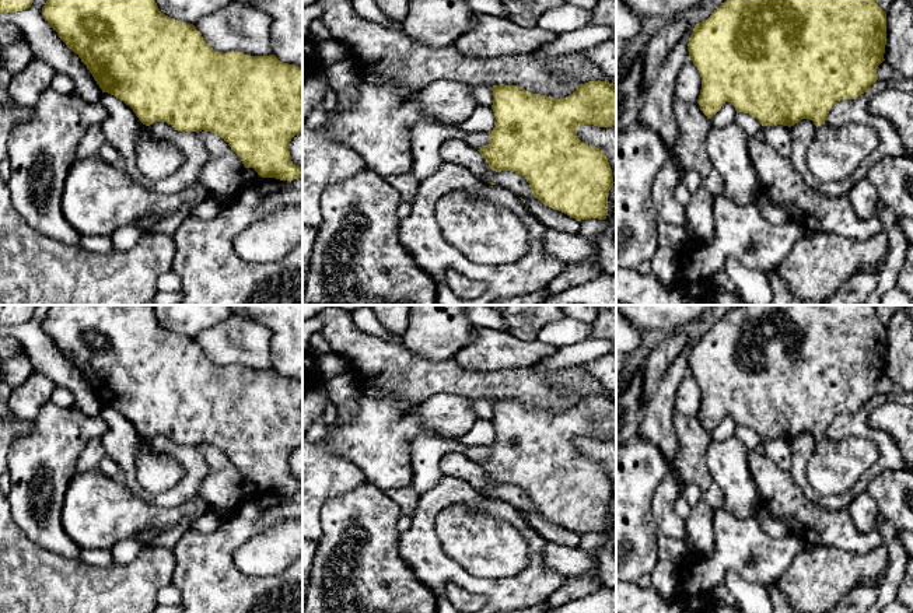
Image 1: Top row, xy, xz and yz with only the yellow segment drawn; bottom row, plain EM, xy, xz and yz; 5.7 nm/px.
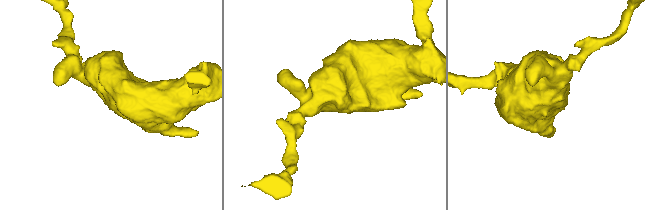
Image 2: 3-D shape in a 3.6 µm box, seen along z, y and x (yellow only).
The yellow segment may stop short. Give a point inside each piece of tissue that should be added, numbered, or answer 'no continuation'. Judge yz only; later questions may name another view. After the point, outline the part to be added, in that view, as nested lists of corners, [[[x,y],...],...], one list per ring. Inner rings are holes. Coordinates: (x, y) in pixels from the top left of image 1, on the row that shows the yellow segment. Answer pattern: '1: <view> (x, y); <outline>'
1: yz (835, 153); [[[821,125],[808,148],[807,167],[819,182],[840,182],[854,172],[878,143],[878,134],[870,125]]]

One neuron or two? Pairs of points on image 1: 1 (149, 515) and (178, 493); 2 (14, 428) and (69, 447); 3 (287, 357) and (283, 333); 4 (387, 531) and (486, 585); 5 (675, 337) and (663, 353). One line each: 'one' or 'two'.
1: two
2: two
3: one
4: two
5: one

